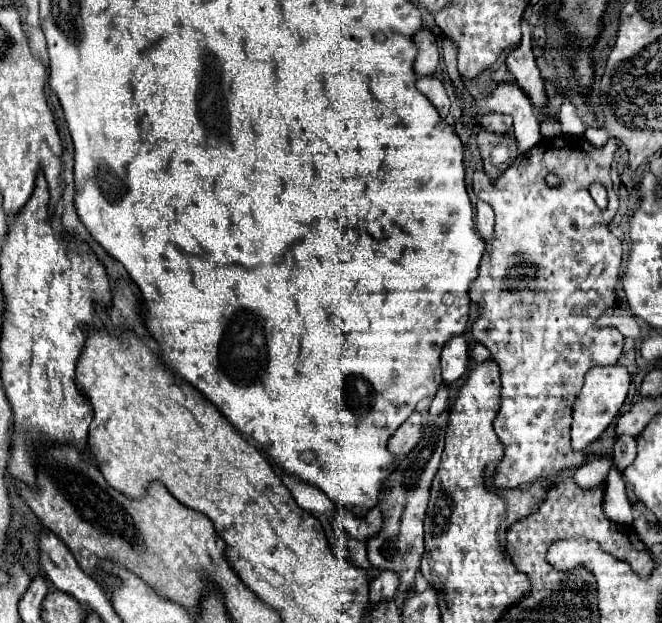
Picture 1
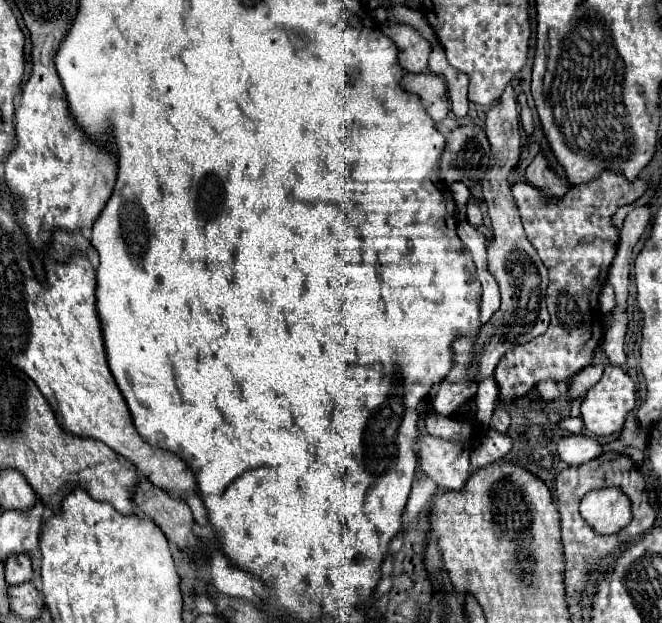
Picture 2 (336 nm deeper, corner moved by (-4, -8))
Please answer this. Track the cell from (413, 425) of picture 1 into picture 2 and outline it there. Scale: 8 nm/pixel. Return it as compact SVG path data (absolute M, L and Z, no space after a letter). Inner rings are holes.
M421 435L417 441L421 469L437 487L459 491L469 479L469 447L451 443L433 435Z

